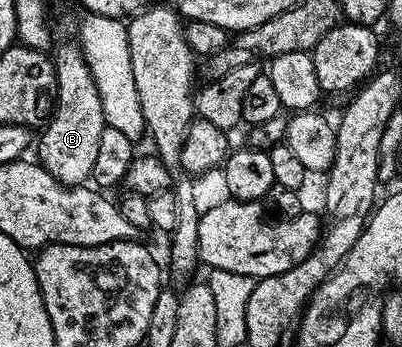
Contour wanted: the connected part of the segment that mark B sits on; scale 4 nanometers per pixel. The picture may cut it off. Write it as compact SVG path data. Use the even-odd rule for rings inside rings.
M70 43L70 45L62 45L55 53L52 53L52 60L54 62L54 70L56 71L56 83L58 84L58 95L56 98L56 108L49 121L45 122L44 128L41 130L42 138L37 138L36 149L38 145L37 160L49 171L53 177L62 185L86 185L94 176L94 168L96 167L96 155L100 148L100 131L106 129L106 120L104 119L104 109L100 107L100 93L96 91L96 83L92 79L92 71L88 67L88 63L84 59L82 49L77 43Z

